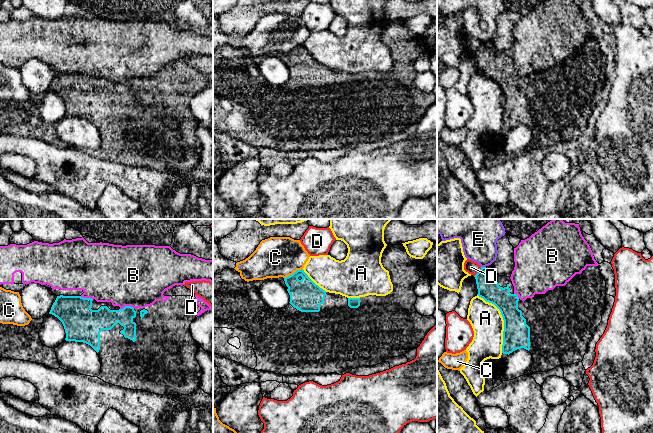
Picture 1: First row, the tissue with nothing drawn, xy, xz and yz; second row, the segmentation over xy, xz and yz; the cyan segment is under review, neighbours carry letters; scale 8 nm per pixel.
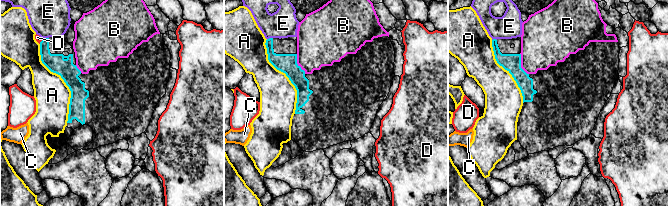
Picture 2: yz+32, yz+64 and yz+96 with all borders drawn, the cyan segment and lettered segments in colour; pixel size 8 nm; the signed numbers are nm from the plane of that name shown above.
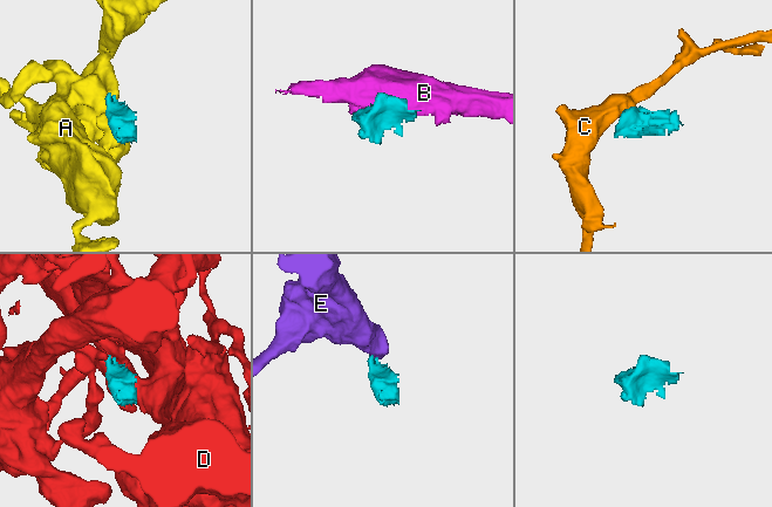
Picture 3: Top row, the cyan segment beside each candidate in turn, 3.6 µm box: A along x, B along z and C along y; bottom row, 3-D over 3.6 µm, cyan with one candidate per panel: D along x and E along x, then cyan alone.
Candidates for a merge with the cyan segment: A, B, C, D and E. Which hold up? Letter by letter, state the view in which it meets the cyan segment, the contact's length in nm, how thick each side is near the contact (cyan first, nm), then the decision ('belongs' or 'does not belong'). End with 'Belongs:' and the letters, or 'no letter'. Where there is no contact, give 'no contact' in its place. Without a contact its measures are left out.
A: yz | 500 nm | 220/260 nm | does not belong
B: xy | 110 nm | 180/480 nm | does not belong
C: xz | 170 nm | 240/320 nm | does not belong
D: yz | 100 nm | 170/100 nm | does not belong
E: yz | 40 nm | 170/280 nm | does not belong
Belongs: no letter

